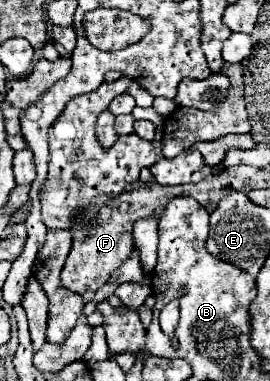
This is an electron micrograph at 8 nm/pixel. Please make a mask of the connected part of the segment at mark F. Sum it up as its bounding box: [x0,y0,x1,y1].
[62,181,172,303]

